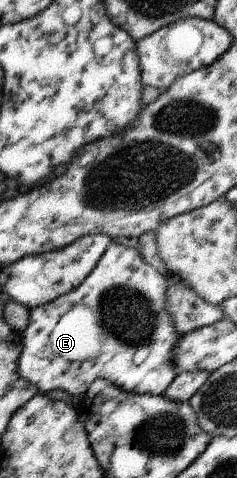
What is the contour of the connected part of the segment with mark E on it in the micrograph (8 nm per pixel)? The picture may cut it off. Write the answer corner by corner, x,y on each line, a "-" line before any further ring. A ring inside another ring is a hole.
111,242
109,250
106,251
106,254
102,256
94,270
77,288
59,296
53,303
42,304
30,309
27,328
21,333
25,346
22,350
21,360
19,360
20,375
24,379
31,381
31,384
37,385
40,394
46,394
51,390
64,390
68,392
69,398
75,398
84,395
95,380
105,379
117,386
117,388
130,393
163,395
167,388
170,387
170,384
177,378
172,352
174,351
174,344
181,337
175,330
173,316
166,308
166,292
169,290
169,286
167,277
142,259
141,250

